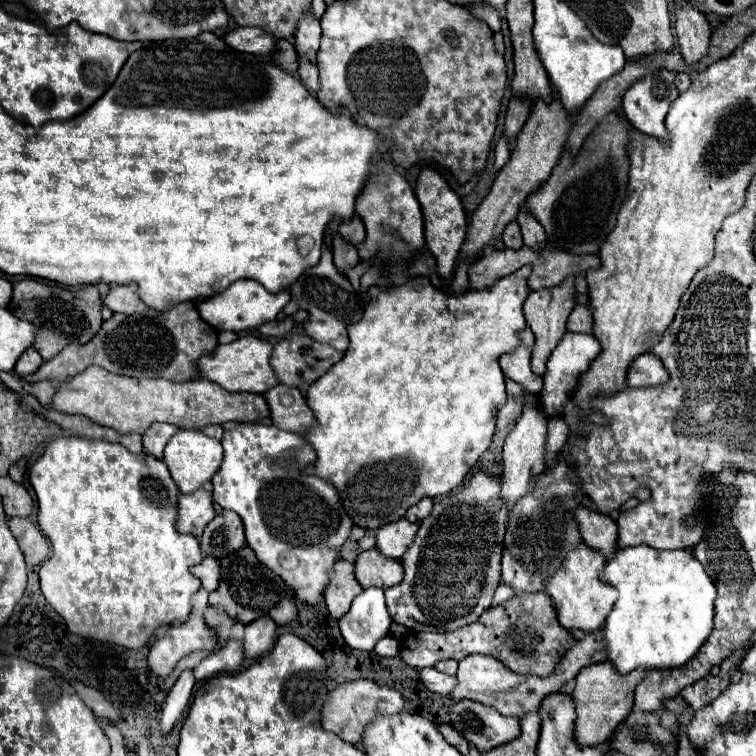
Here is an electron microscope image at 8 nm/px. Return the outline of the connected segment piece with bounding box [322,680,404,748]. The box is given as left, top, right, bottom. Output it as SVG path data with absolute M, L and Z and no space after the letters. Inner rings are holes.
M352 680L338 684L330 690L330 696L326 698L326 704L322 708L322 728L328 732L334 732L344 742L350 742L354 746L362 746L362 730L368 722L372 722L380 714L398 714L404 708L404 698L386 686L378 686L372 680Z

